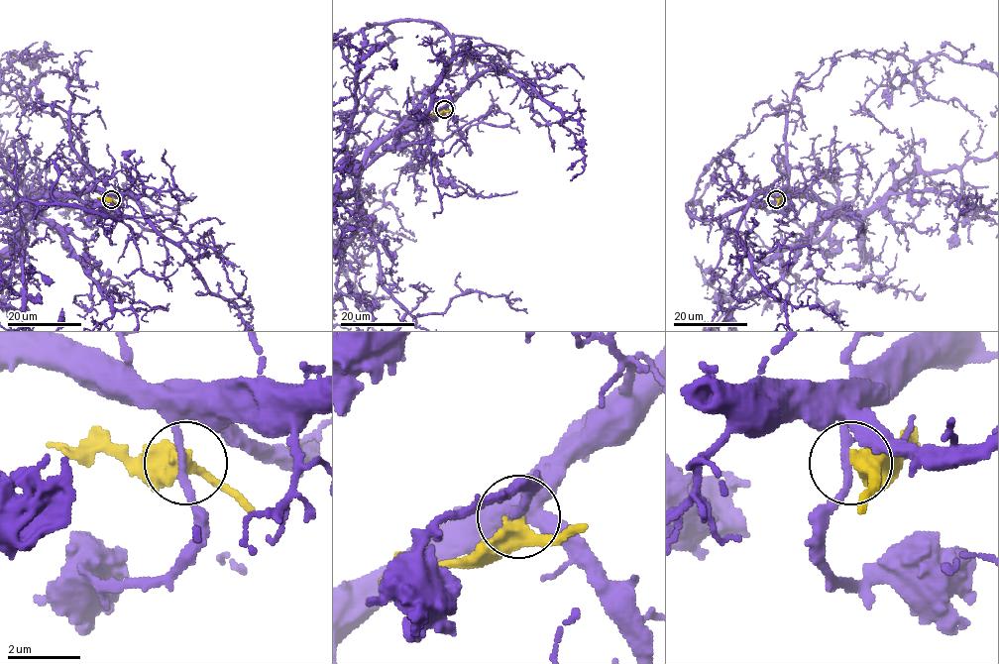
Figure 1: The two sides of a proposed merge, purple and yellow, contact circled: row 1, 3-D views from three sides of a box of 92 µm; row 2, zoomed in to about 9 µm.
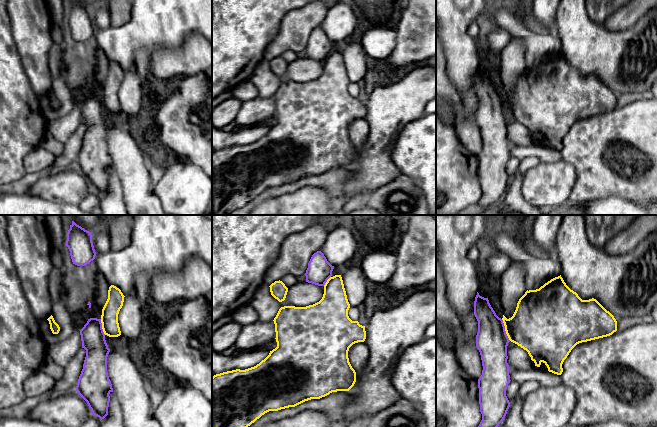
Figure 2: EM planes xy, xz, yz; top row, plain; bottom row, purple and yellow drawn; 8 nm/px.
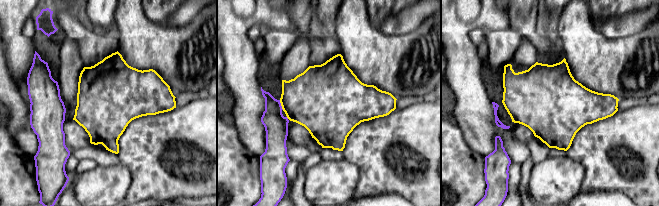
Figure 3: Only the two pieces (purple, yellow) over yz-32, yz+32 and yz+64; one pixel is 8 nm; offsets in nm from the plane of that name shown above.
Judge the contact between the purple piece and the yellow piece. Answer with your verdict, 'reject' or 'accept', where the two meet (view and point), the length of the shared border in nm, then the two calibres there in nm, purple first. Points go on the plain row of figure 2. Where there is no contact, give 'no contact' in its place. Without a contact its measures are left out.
reject | yz (504, 106) | 190 nm | 260/400 nm

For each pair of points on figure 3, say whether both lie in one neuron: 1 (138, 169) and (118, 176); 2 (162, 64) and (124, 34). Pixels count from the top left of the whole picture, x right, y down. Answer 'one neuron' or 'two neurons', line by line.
1: two neurons
2: one neuron

